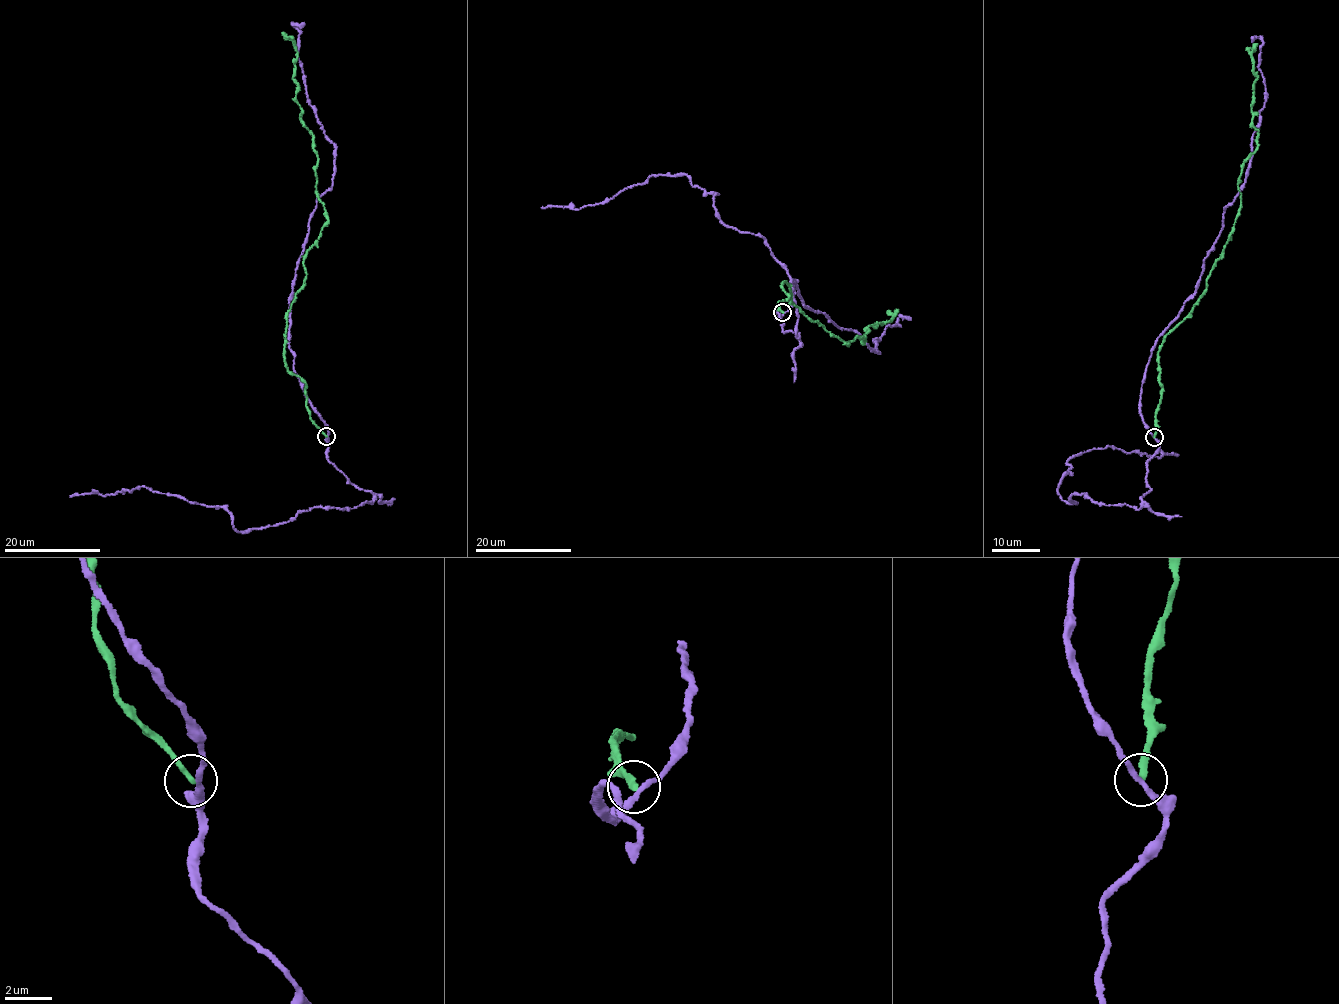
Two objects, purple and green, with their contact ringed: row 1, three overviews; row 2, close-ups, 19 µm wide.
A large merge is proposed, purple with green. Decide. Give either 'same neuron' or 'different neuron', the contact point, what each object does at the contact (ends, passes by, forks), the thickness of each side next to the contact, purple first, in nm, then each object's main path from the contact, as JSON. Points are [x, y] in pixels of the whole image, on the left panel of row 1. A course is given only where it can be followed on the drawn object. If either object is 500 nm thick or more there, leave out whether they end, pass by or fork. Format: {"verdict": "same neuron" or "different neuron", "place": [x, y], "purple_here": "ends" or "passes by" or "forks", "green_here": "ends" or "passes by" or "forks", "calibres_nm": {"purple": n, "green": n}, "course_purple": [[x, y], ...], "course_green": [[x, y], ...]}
{"verdict": "different neuron", "place": [326, 436], "purple_here": "passes by", "green_here": "ends", "calibres_nm": {"purple": 220, "green": 240}, "course_purple": [[327, 437], [329, 460], [373, 502], [313, 508], [241, 532], [219, 506], [139, 486], [69, 497]], "course_green": [[326, 437], [285, 358], [290, 305], [327, 220], [296, 101], [297, 47], [281, 32]]}

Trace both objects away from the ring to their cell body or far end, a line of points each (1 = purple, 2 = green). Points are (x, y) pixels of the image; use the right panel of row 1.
1: (1154, 438), (1151, 490), (1138, 509), (1058, 493), (1067, 461), (1092, 449), (1178, 456)
2: (1155, 437), (1158, 352), (1204, 292), (1241, 204), (1241, 166), (1258, 146), (1255, 43)

